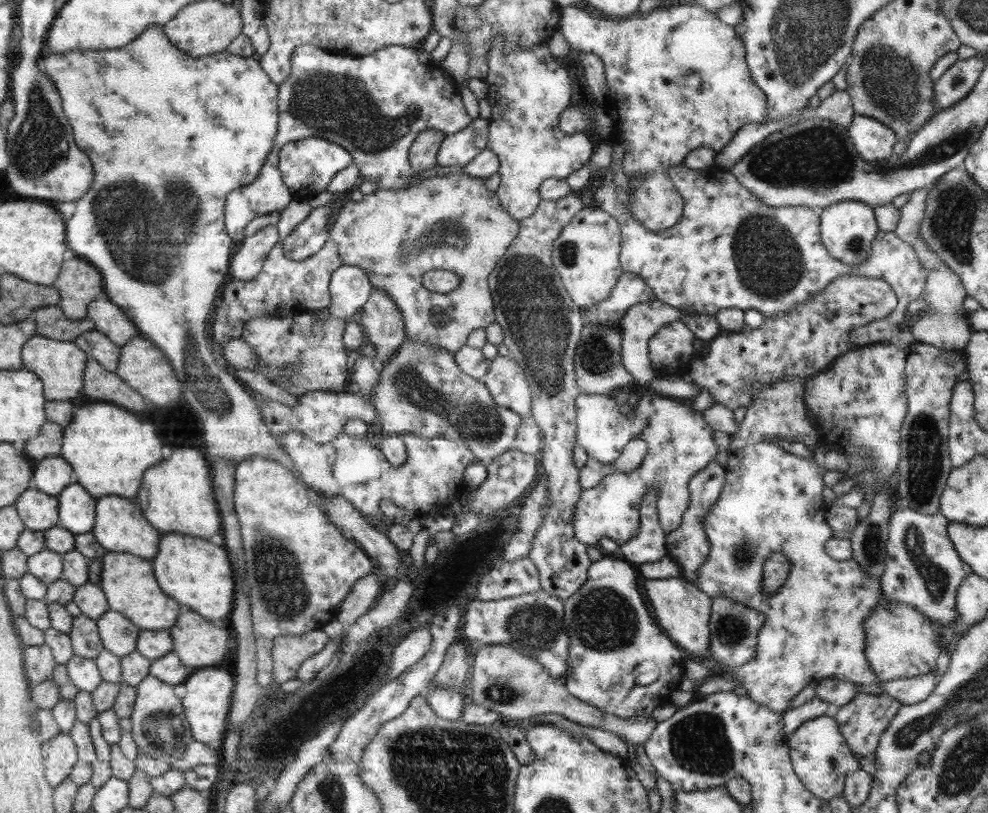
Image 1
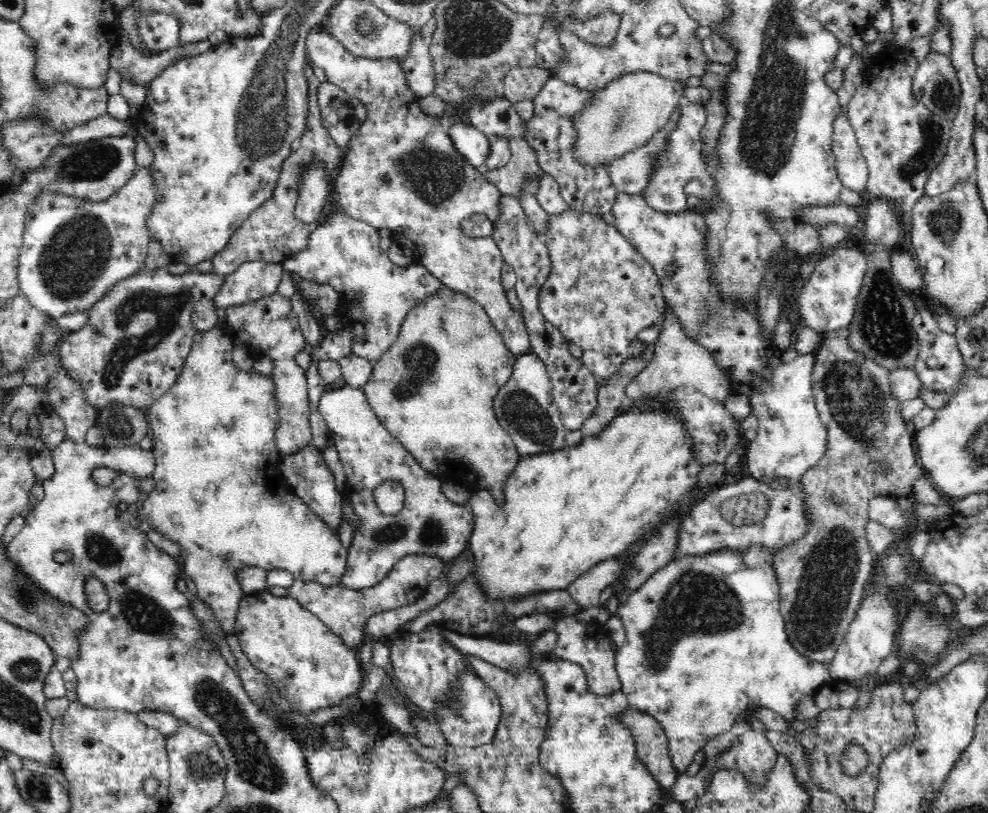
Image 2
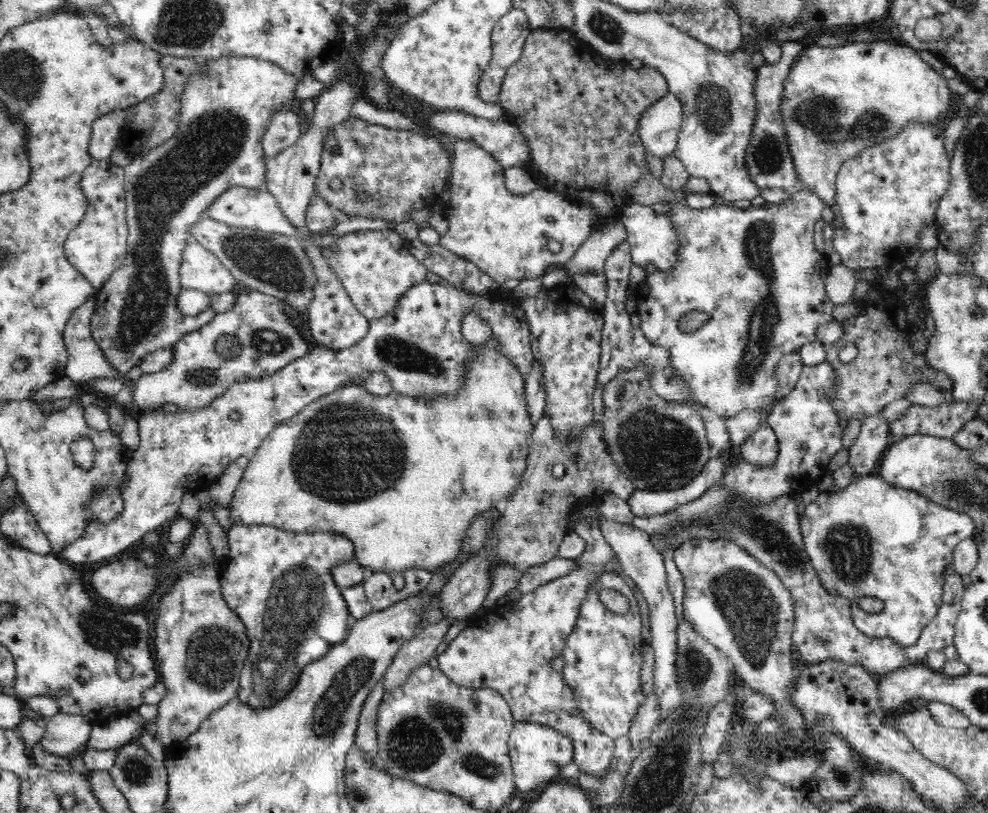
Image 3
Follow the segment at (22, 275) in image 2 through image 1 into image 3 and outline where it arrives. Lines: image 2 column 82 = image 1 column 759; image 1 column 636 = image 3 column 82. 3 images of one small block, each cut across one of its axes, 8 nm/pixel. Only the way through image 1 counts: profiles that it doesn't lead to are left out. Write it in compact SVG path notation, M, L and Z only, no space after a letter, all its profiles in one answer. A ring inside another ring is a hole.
M93 160L84 170L81 181L82 189L90 201L90 208L84 220L78 224L64 242L65 257L86 280L100 292L100 288L108 282L114 270L124 266L127 257L126 225L127 198L125 197L125 168L108 160Z

